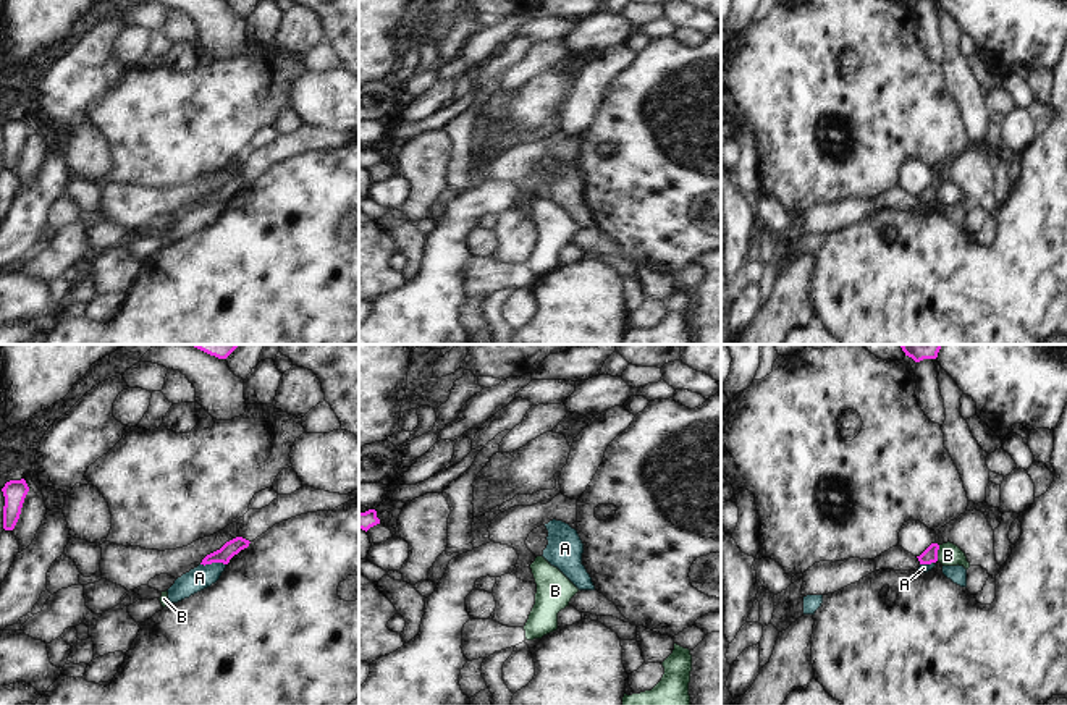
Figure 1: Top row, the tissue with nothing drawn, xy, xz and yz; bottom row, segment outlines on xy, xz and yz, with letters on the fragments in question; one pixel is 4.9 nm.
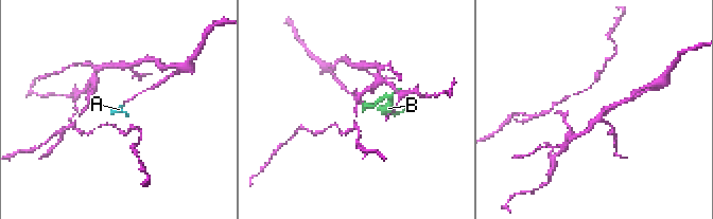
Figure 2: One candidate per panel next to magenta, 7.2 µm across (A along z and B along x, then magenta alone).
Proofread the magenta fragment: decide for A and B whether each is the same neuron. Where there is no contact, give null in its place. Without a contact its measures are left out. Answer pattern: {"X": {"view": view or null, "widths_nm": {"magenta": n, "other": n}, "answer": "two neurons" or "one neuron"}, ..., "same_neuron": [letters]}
{"A": {"view": "xy", "widths_nm": {"magenta": 80, "other": 120}, "answer": "two neurons"}, "B": {"view": "yz", "widths_nm": {"magenta": 80, "other": 110}, "answer": "two neurons"}, "same_neuron": []}

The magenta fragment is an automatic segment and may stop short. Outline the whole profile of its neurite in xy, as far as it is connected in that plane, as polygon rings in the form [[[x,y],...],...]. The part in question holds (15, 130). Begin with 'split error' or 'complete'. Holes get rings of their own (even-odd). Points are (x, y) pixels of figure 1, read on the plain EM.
complete; [[[24,116],[21,118],[10,118],[2,126],[5,134],[5,144],[3,144],[3,167],[13,168],[24,141],[24,136],[29,129],[29,125]]]

